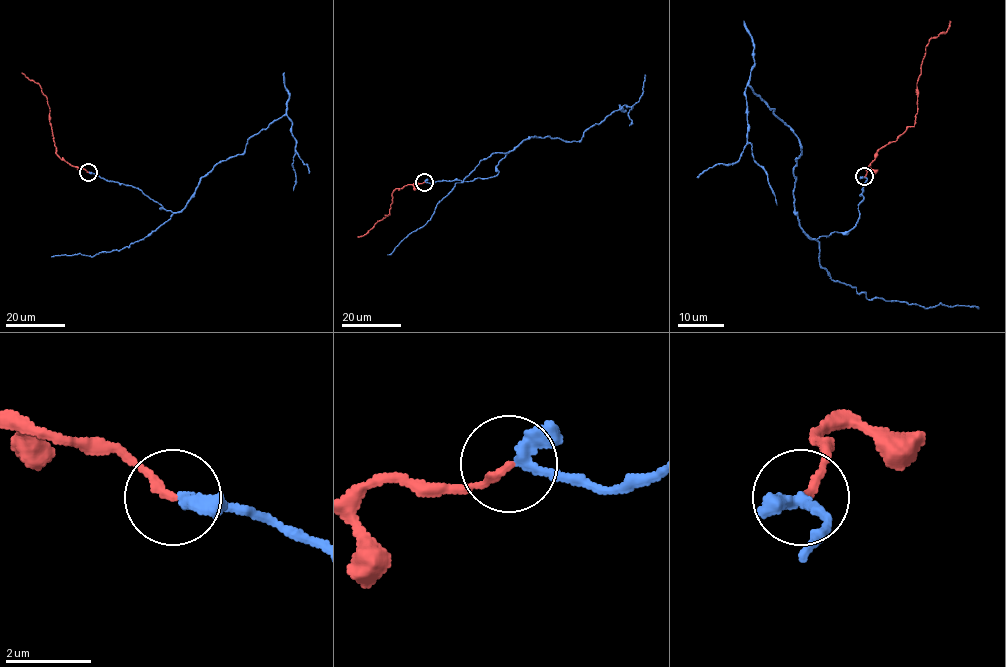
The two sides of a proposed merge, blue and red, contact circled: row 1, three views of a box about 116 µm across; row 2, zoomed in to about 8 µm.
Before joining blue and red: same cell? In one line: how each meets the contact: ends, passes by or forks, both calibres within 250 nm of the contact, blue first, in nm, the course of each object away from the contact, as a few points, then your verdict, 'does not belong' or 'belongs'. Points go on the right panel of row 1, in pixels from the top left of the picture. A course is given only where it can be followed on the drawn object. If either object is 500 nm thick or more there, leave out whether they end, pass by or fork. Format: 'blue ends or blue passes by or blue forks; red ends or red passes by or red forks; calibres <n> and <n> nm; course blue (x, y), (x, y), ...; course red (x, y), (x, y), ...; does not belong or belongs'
blue passes by; red ends; calibres 260 and 190 nm; course blue (864, 176), (857, 222), (850, 231), (812, 239), (794, 212), (799, 138), (747, 86), (747, 140), (777, 205); course red (864, 176), (881, 147), (894, 141), (915, 123), (916, 82), (925, 46), (929, 40), (944, 34), (950, 21); belongs

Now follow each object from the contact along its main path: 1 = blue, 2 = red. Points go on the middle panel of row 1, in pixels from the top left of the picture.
1: (424, 181), (493, 177), (506, 154), (528, 137), (578, 141), (587, 129), (625, 105), (632, 107), (629, 126)
2: (424, 181), (397, 188), (392, 193), (389, 214), (357, 236)

